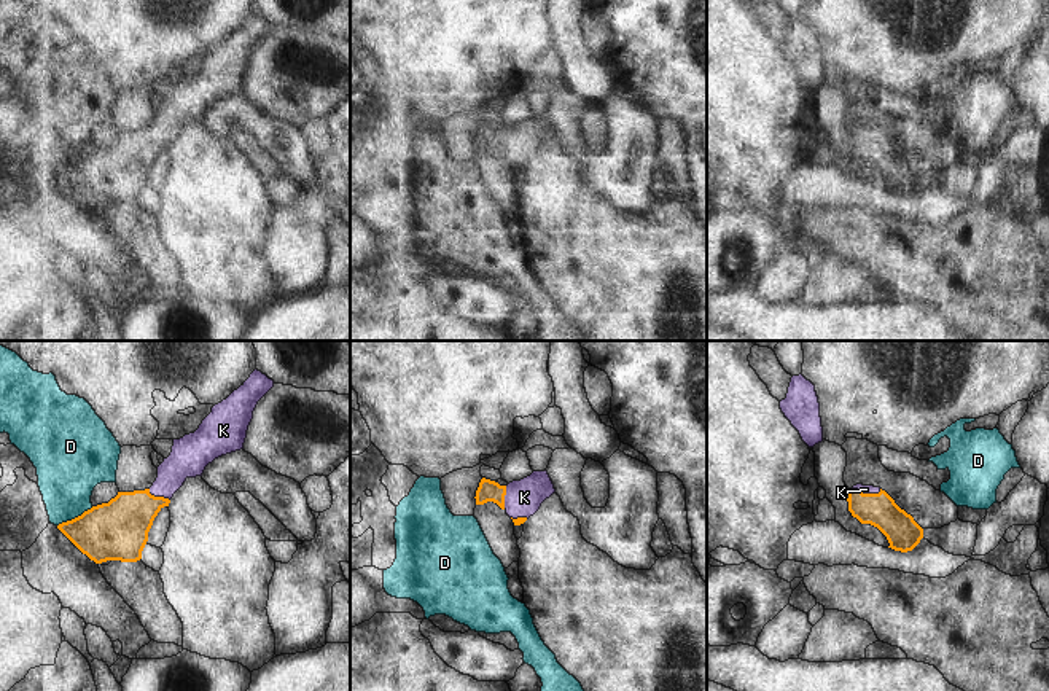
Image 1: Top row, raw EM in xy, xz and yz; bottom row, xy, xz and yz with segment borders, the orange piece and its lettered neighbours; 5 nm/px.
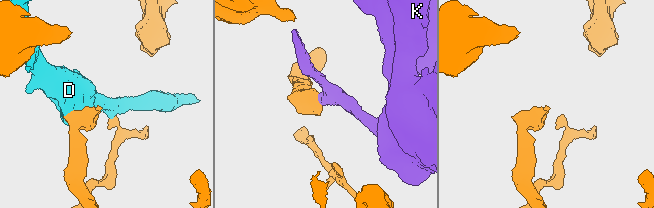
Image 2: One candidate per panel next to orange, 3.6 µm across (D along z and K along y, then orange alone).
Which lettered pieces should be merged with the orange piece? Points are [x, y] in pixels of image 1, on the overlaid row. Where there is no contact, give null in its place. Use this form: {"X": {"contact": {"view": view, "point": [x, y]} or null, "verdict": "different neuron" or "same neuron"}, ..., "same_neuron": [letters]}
{"D": {"contact": {"view": "xy", "point": [75, 518]}, "verdict": "different neuron"}, "K": {"contact": {"view": "yz", "point": [866, 494]}, "verdict": "same neuron"}, "same_neuron": ["K"]}

